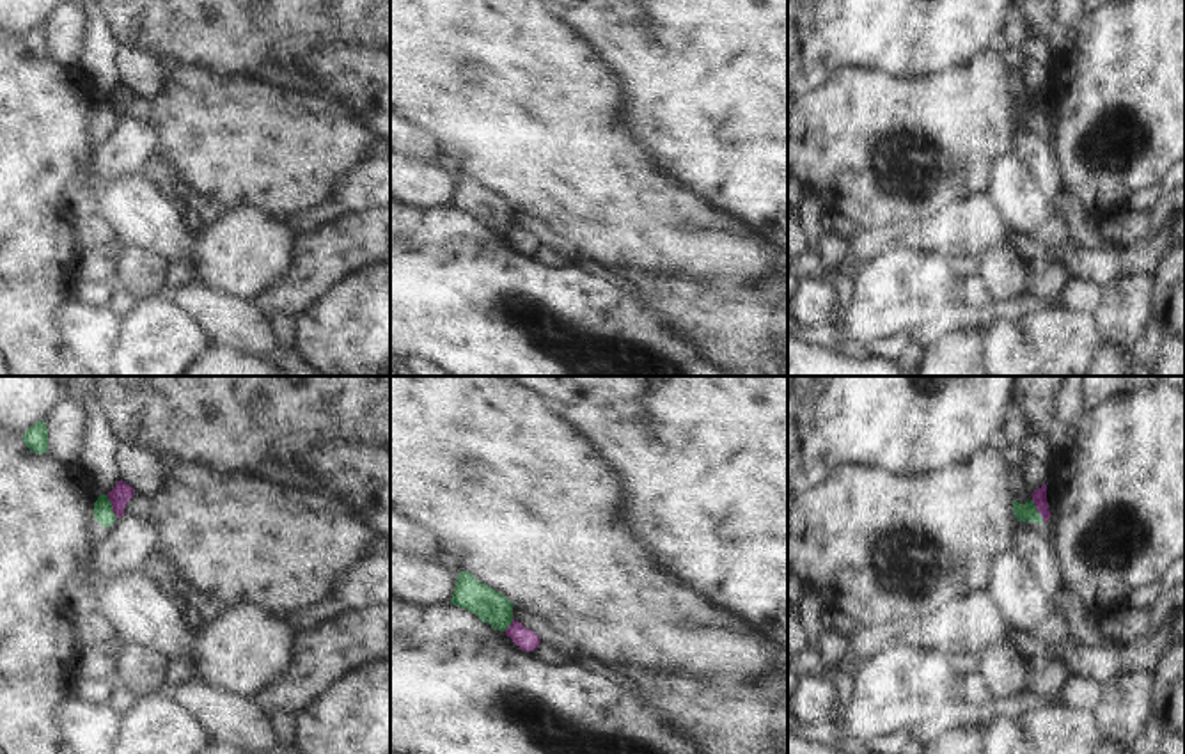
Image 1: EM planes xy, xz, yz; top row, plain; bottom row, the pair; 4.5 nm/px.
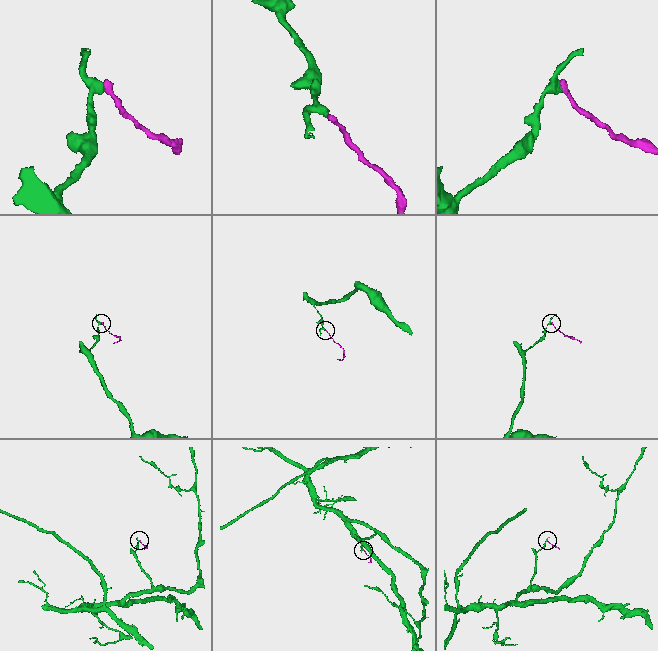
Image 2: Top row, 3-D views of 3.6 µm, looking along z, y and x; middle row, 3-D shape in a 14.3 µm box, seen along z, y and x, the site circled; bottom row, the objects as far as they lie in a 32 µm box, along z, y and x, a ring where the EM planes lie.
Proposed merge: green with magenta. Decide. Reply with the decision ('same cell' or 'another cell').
another cell

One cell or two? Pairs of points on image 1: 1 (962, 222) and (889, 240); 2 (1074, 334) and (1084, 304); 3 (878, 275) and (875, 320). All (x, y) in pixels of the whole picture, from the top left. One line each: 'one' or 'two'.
1: one
2: two
3: one

